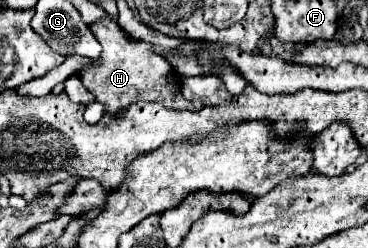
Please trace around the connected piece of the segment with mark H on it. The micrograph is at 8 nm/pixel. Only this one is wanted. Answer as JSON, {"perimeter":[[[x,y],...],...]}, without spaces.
{"perimeter":[[[108,16],[90,26],[96,40],[102,44],[102,56],[92,62],[92,66],[80,70],[80,78],[88,92],[94,96],[96,102],[106,106],[106,116],[118,116],[122,110],[128,110],[134,102],[140,100],[154,100],[166,104],[168,108],[184,108],[184,110],[200,110],[202,106],[188,102],[182,98],[180,92],[180,78],[170,62],[152,52],[152,46],[146,42],[130,42],[122,28],[112,22]]]}

